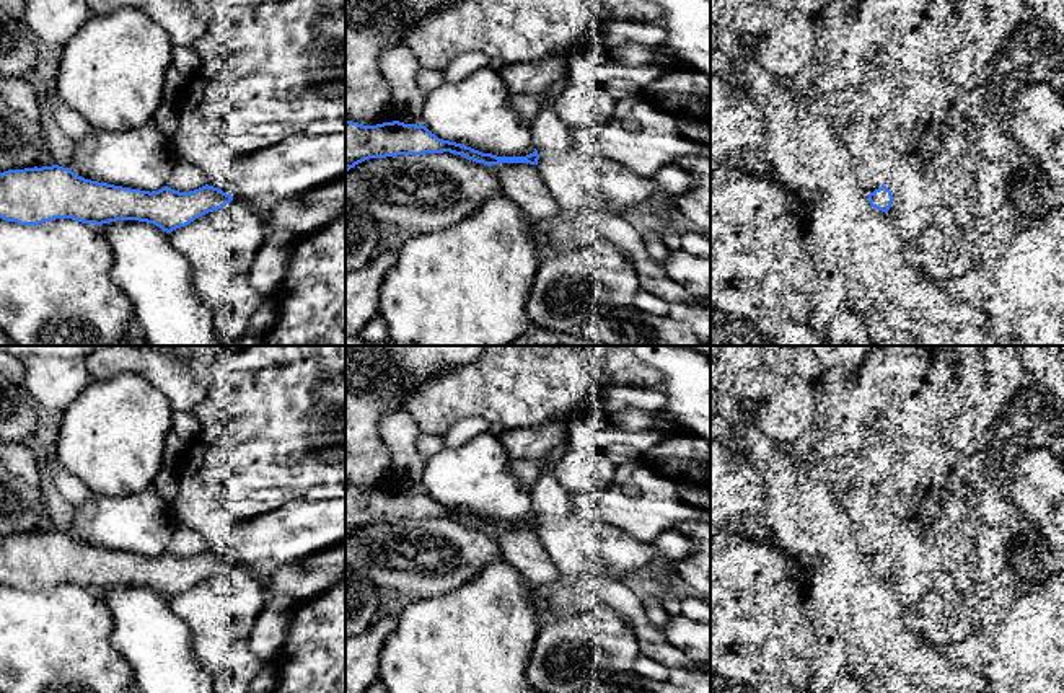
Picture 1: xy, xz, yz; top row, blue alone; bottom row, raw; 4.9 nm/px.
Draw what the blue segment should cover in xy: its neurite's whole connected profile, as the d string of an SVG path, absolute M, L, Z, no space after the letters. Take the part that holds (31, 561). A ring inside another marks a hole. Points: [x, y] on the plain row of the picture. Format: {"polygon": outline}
{"polygon": "M345 497L324 501L295 501L275 512L238 522L218 540L218 551L202 551L179 558L168 551L158 556L140 556L85 545L59 530L8 535L0 538L0 584L20 590L39 590L54 584L72 584L81 589L103 590L116 585L138 585L171 598L196 584L218 576L235 563L244 564L257 576L297 563L321 550L345 543Z"}

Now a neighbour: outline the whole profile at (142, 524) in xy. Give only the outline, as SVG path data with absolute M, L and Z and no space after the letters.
M153 488L127 496L95 496L75 507L72 536L85 545L158 556L168 550L178 523Z

